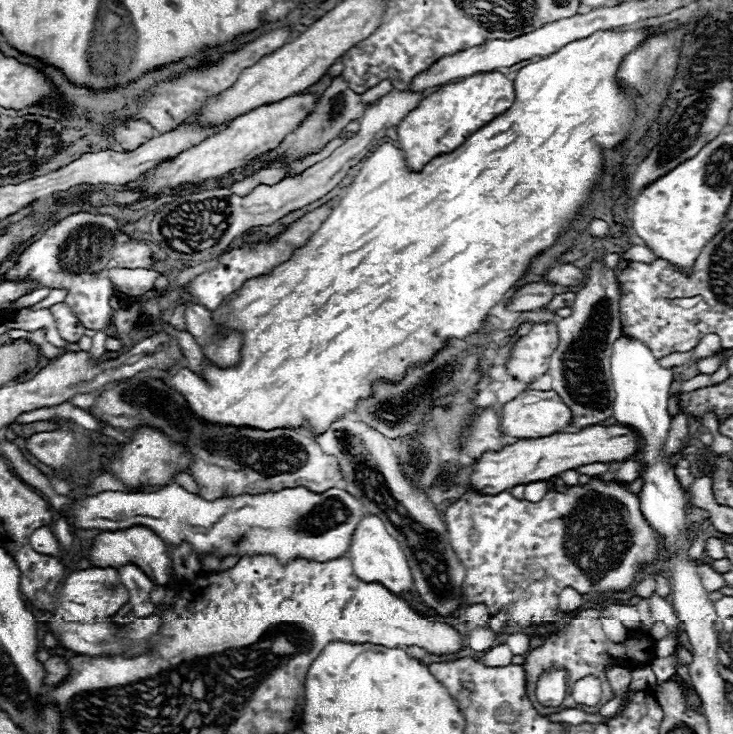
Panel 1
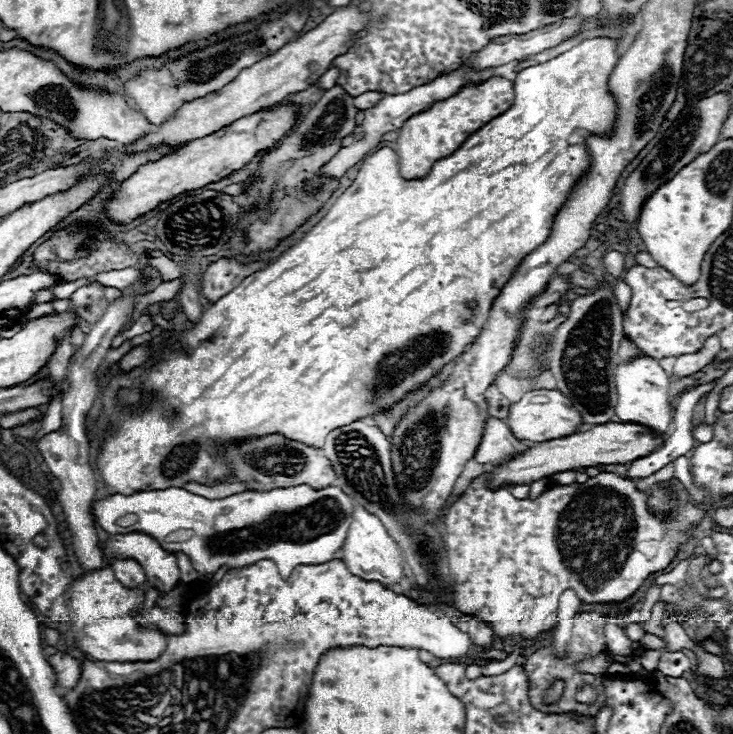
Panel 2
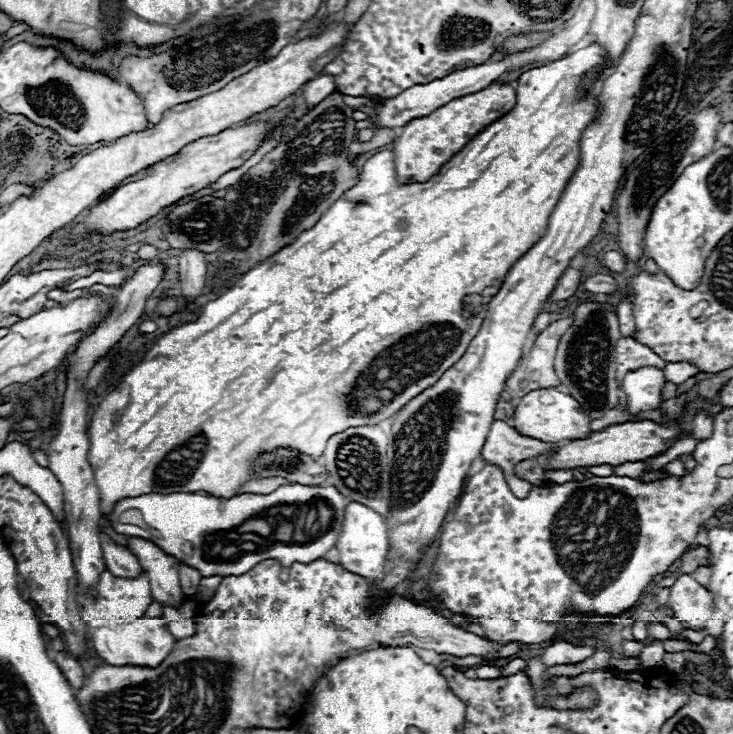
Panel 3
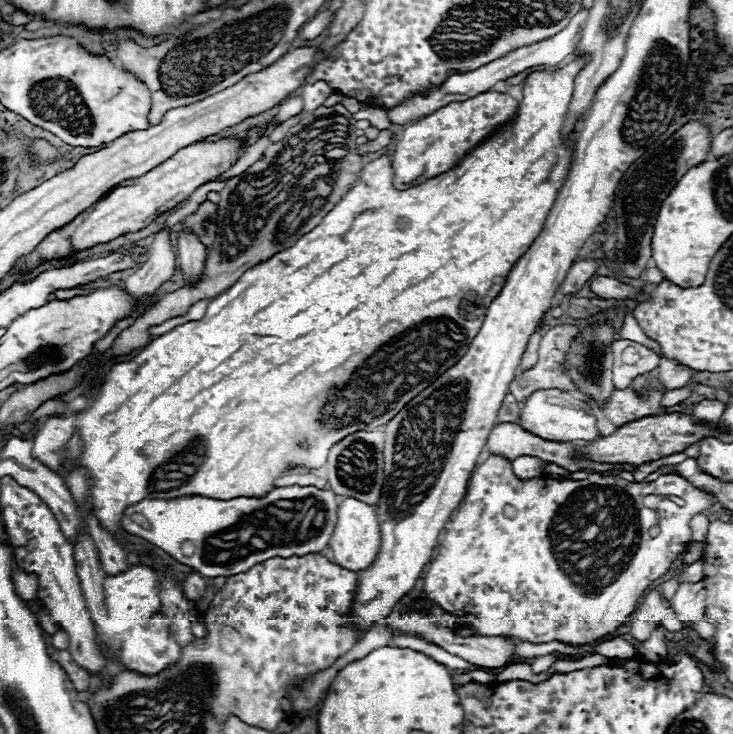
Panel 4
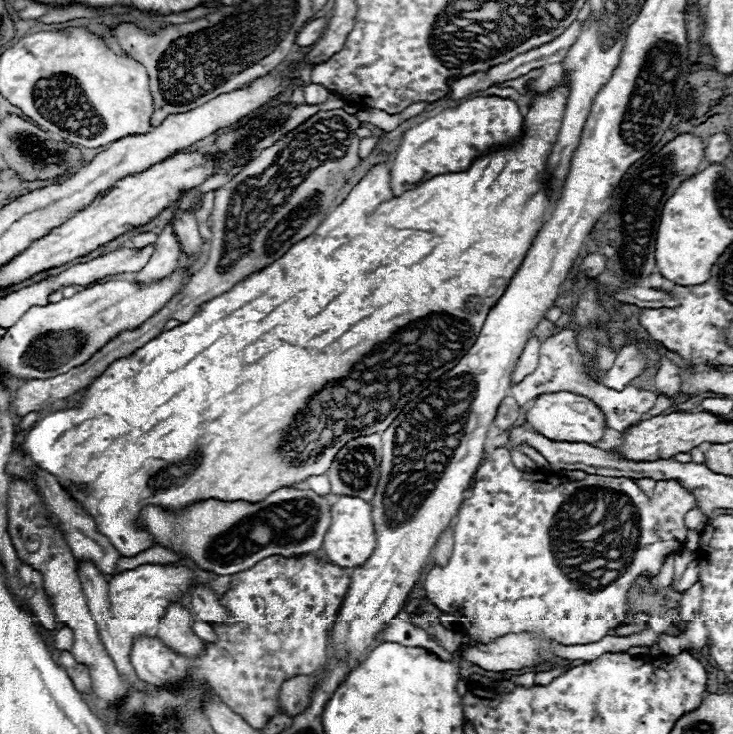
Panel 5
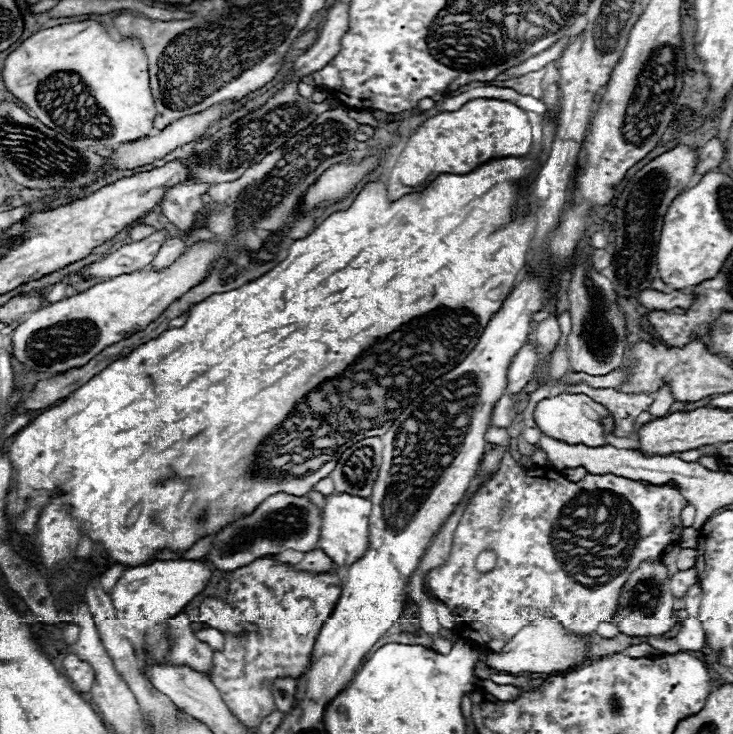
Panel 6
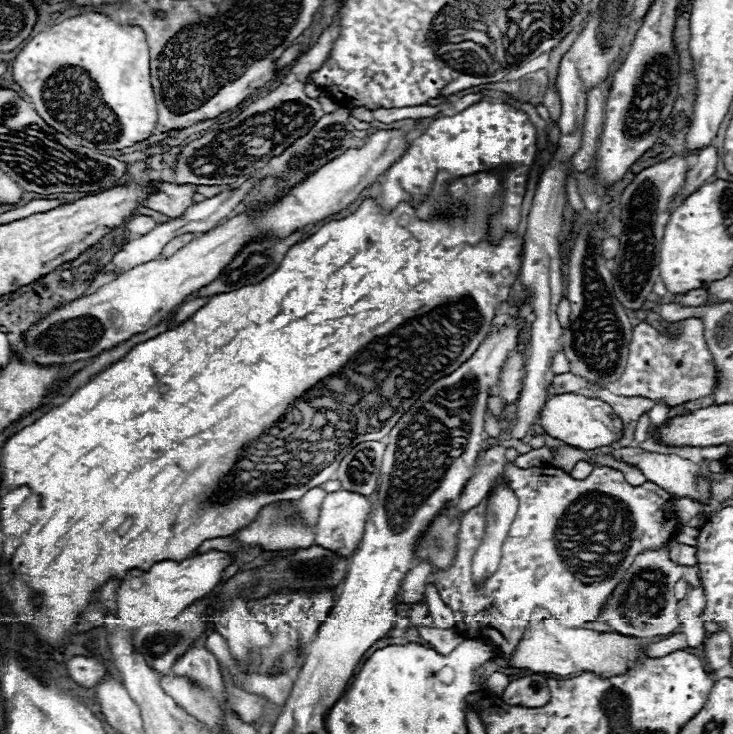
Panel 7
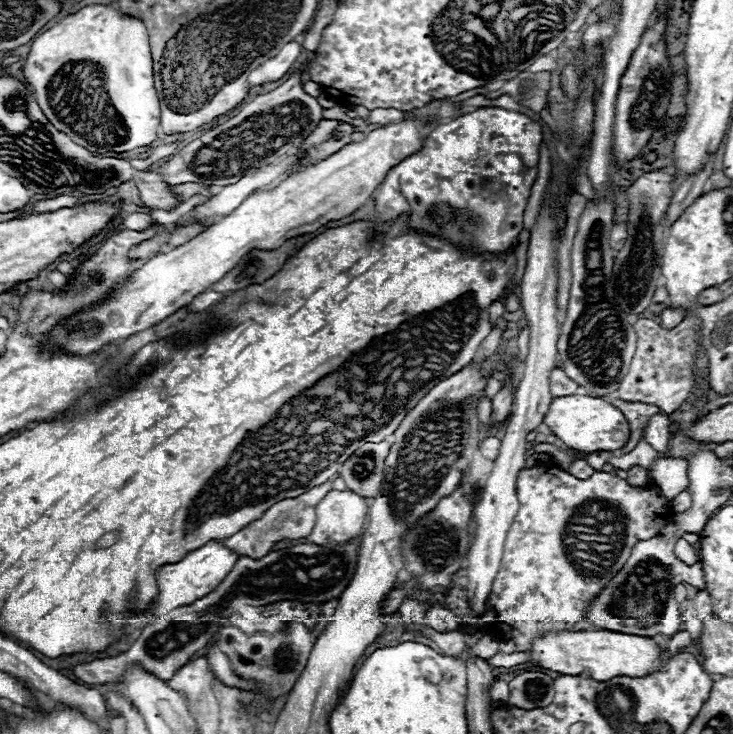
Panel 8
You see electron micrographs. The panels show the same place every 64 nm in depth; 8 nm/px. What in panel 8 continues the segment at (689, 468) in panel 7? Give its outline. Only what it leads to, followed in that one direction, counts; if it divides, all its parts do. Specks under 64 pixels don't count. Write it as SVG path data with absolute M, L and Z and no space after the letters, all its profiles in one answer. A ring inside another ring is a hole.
M660 458L650 474L670 502L688 490L688 464L682 458Z

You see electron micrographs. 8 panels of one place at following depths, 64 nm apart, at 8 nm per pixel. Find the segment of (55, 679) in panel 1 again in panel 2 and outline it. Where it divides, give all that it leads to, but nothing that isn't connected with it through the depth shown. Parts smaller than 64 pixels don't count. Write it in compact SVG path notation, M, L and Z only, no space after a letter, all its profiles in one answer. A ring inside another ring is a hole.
M58 652L54 656L48 658L52 668L56 670L58 676L58 686L62 688L74 688L80 682L80 662L72 656L68 656L66 652Z

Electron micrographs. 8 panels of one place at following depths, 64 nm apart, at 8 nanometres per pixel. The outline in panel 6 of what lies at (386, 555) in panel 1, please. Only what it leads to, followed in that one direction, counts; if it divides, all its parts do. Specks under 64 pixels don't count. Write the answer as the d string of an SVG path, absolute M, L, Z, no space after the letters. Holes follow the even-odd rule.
M334 492L334 494L326 496L318 546L328 556L334 556L334 560L338 560L338 564L350 566L368 548L368 516L370 516L370 500L368 498L352 496L346 492Z

